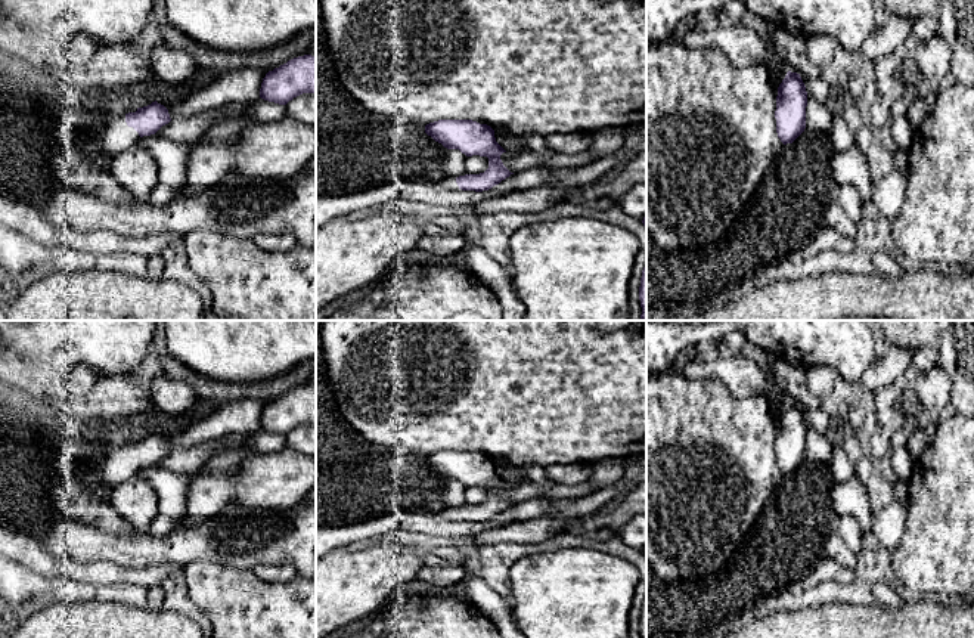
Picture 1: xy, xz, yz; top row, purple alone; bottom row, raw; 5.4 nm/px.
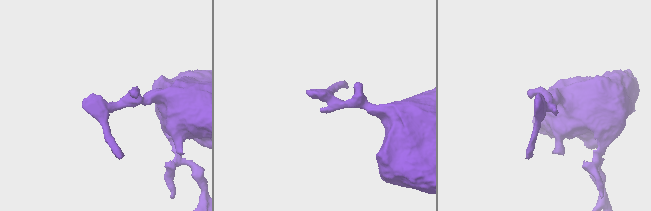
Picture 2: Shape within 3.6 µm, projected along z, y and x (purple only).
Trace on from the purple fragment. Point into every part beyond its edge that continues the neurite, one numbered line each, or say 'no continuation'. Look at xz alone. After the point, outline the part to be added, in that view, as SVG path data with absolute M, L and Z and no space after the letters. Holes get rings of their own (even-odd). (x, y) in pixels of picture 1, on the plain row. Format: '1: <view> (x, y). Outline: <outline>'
1: xz (449, 513). Outline: M446 507L440 514L449 520L459 521L459 517L456 514L456 508Z

